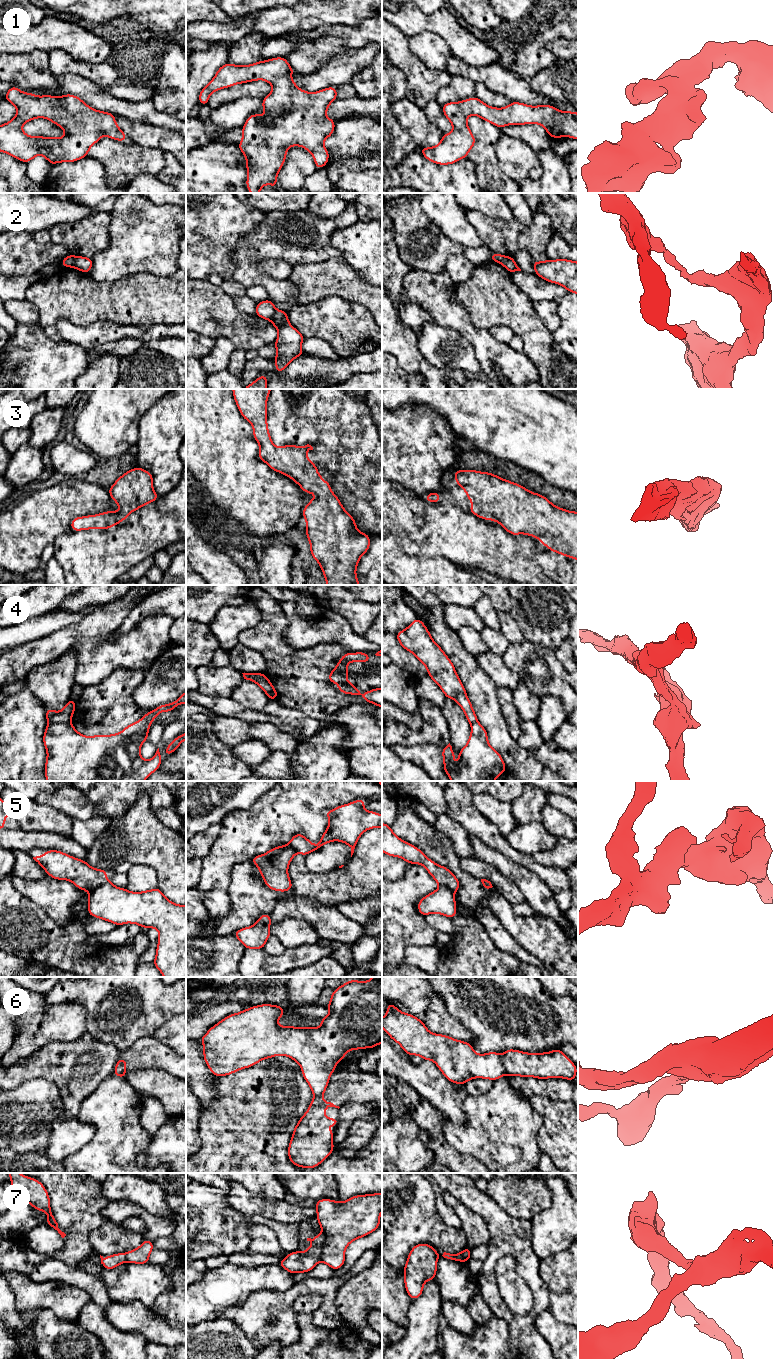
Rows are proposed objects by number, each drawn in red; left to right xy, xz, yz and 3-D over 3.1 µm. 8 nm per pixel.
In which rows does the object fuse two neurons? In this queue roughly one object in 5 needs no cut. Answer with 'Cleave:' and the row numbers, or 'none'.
Cleave: 2, 4, 5, 6, 7

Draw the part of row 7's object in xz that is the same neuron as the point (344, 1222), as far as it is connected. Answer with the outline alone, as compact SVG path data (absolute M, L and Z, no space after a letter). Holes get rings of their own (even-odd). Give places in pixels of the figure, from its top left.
M382 1193L355 1195L344 1202L320 1199L315 1209L326 1236L320 1261L338 1270L345 1263L347 1246L381 1225Z

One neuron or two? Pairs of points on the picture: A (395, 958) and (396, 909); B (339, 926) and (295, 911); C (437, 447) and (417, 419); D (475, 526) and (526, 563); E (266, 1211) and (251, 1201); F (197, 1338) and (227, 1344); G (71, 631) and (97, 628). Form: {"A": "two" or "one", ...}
{"A": "one", "B": "one", "C": "one", "D": "one", "E": "one", "F": "one", "G": "one"}

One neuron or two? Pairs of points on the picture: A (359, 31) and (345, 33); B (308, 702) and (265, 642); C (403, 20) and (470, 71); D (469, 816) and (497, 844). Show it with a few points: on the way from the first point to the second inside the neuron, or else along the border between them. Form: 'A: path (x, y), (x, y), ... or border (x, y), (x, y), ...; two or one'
A: path (356, 33), (348, 33); one
B: path (293, 687), (279, 673), (279, 657); one
C: border (451, 53), (472, 65); two
D: path (476, 823), (490, 837); one

